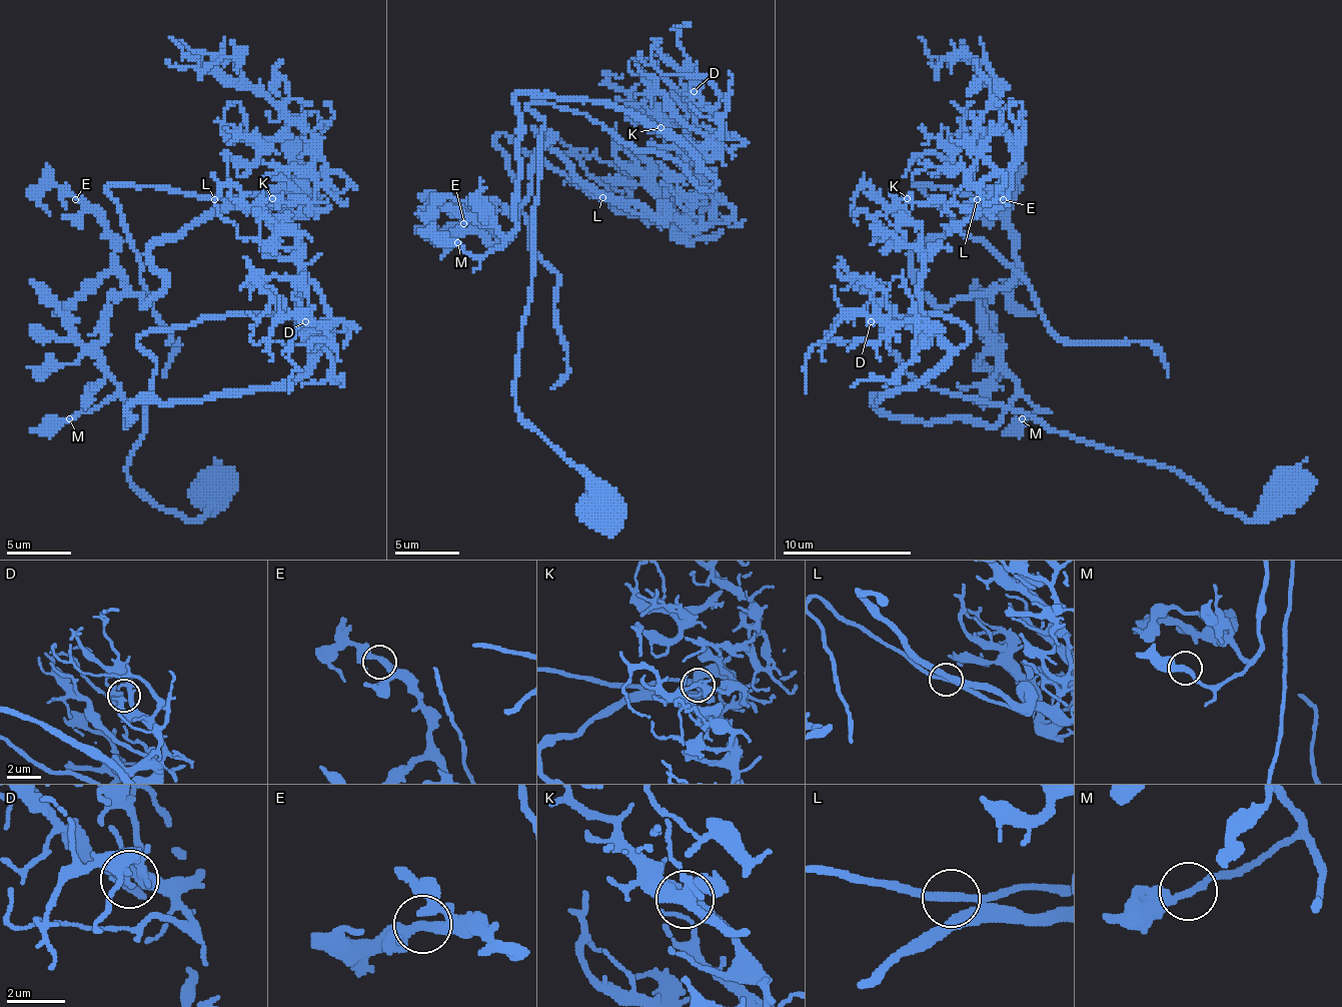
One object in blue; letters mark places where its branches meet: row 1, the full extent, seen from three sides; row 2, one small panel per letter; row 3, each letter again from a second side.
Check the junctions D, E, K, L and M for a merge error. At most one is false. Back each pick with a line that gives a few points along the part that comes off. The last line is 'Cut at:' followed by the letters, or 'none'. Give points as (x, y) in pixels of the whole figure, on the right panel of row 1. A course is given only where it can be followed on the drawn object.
Cut at: K

